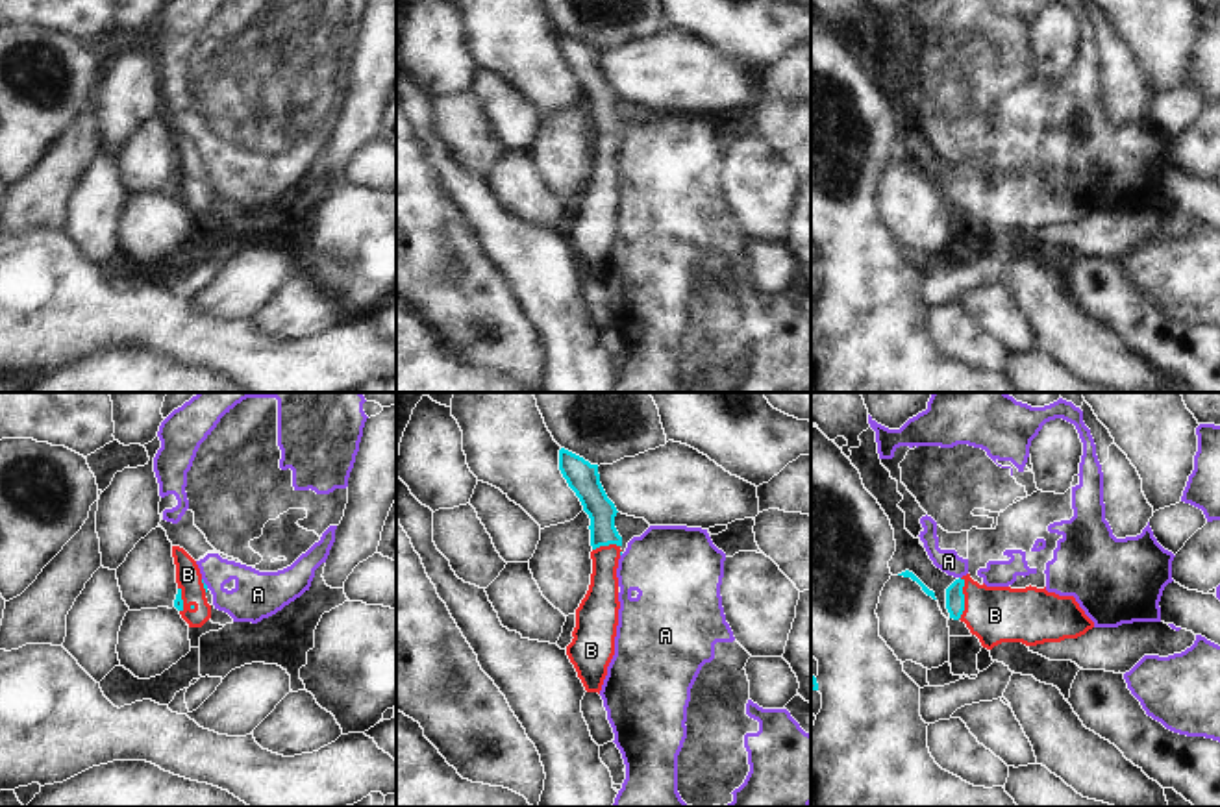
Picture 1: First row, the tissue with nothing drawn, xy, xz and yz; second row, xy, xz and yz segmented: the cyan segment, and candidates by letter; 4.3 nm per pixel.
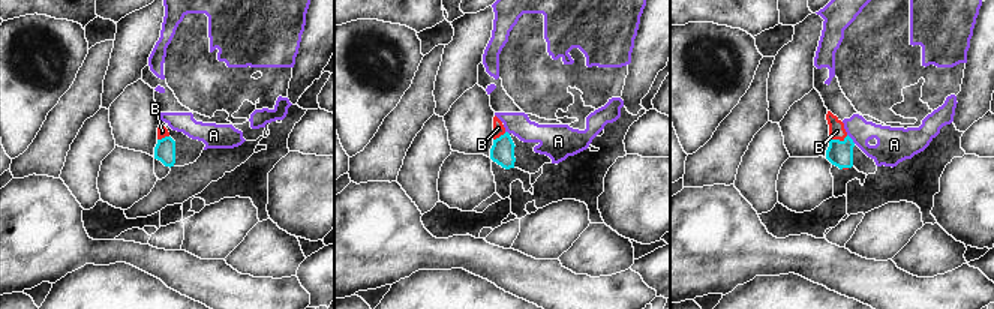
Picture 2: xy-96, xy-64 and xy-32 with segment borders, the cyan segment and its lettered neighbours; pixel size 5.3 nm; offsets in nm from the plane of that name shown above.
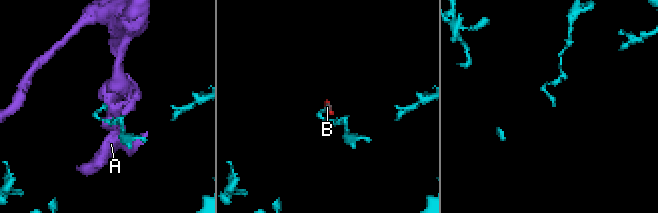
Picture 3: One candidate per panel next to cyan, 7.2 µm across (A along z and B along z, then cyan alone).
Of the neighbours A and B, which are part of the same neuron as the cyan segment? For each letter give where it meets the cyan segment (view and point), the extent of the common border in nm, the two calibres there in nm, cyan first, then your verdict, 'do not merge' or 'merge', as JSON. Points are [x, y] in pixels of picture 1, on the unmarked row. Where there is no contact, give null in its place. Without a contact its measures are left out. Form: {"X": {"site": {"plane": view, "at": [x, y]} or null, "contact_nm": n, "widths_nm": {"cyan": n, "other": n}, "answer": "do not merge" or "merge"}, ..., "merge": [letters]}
{"A": {"site": {"plane": "xy", "at": [204, 169]}, "contact_nm": 50, "widths_nm": {"cyan": 20, "other": 200}, "answer": "do not merge"}, "B": {"site": {"plane": "yz", "at": [963, 184]}, "contact_nm": 190, "widths_nm": {"cyan": 80, "other": 240}, "answer": "merge"}, "merge": ["B"]}

